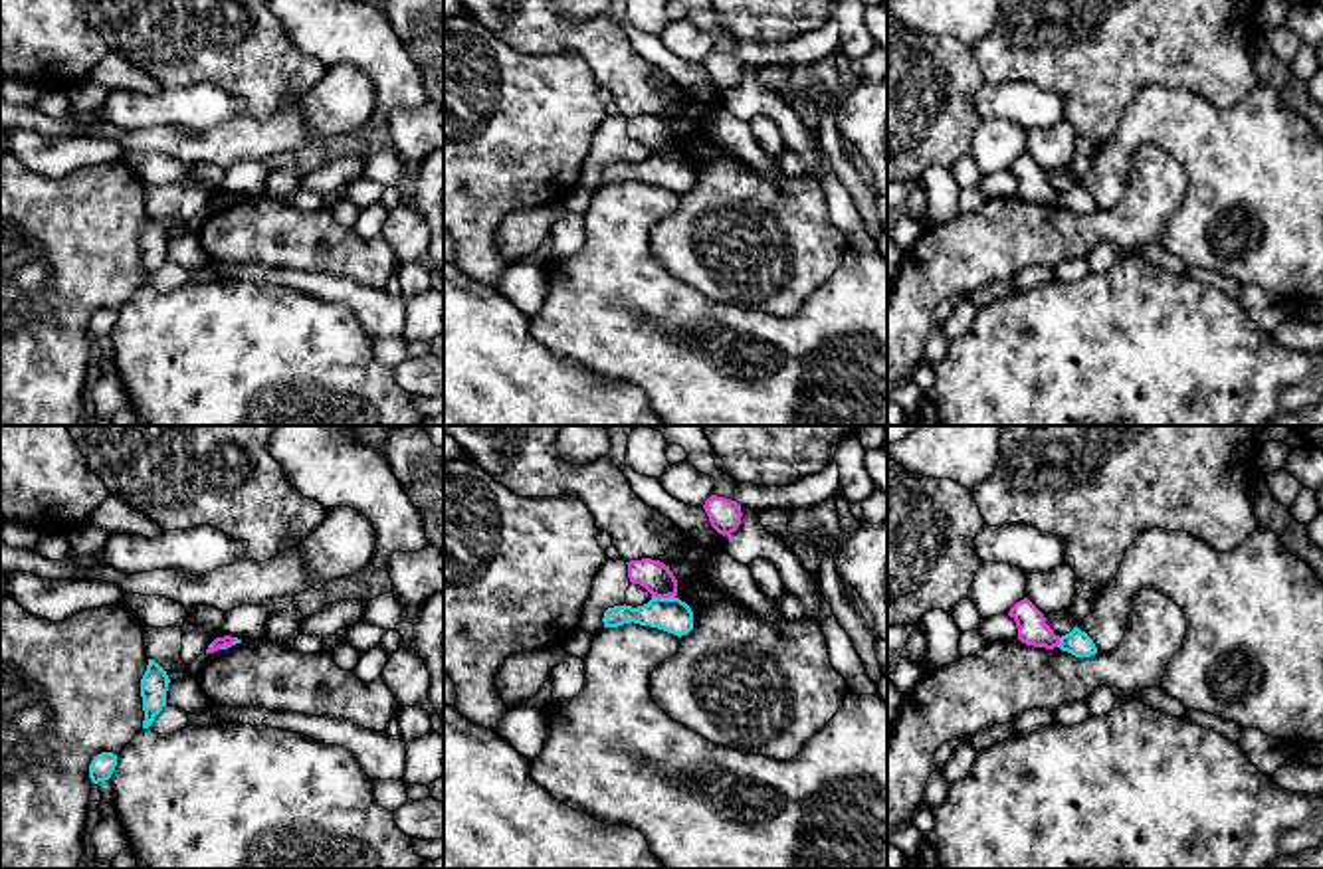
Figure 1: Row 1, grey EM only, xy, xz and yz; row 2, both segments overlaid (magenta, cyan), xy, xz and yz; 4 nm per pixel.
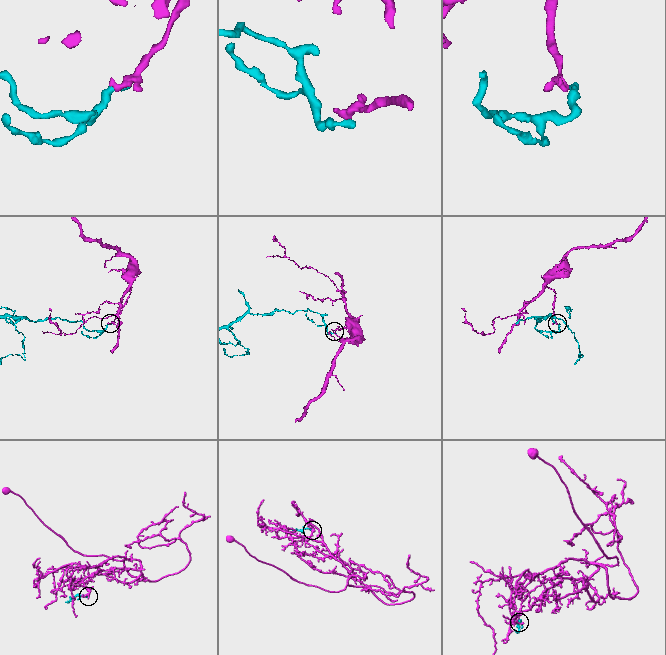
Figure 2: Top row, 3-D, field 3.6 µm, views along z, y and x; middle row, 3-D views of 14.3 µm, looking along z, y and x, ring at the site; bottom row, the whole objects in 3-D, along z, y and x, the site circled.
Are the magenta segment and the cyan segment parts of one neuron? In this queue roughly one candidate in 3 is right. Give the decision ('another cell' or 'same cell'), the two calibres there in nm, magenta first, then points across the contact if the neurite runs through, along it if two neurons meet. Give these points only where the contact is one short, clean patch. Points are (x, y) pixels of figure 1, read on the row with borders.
another cell; 130 nm thick on the magenta side, 140 nm on the other; border along xz (652, 594), (674, 598)

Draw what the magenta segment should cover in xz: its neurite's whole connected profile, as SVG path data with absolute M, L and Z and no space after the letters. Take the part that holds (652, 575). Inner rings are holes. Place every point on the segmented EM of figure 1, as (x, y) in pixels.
M642 558L630 560L628 564L628 578L632 584L640 584L656 598L669 598L677 596L677 580L669 566L660 560Z

